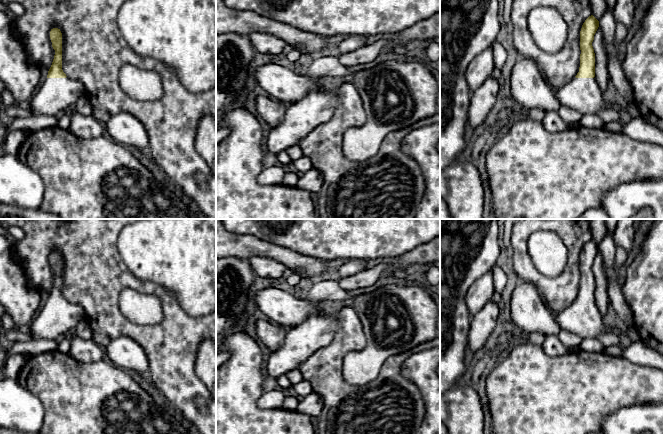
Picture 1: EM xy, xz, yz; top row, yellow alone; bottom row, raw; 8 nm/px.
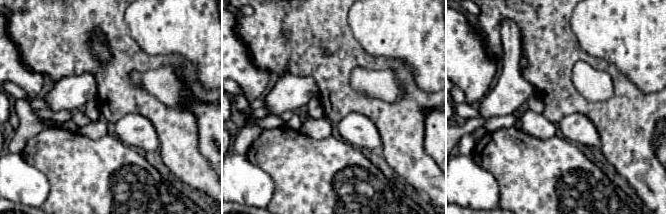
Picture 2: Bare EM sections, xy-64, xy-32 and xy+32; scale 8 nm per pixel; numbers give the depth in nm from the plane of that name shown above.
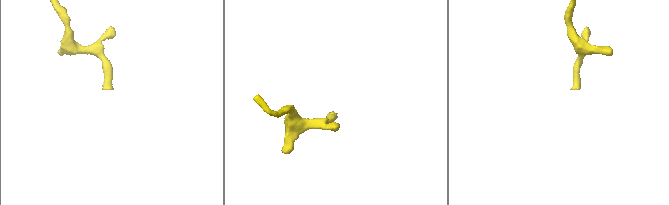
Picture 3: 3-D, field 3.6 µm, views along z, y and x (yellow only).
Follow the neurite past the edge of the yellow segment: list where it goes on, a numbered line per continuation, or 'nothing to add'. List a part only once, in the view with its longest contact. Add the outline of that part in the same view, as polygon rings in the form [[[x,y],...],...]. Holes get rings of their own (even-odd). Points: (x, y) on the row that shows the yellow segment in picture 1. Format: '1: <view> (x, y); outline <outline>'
1: xy (56, 95); outline [[[69,77],[46,78],[30,99],[29,109],[33,115],[53,116],[72,110],[82,96],[86,96],[86,89],[81,81]]]

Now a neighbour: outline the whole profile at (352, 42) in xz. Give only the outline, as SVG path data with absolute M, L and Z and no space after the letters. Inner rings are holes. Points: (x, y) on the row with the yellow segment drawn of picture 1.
M349 35L339 44L340 54L349 53L367 44L363 35Z

